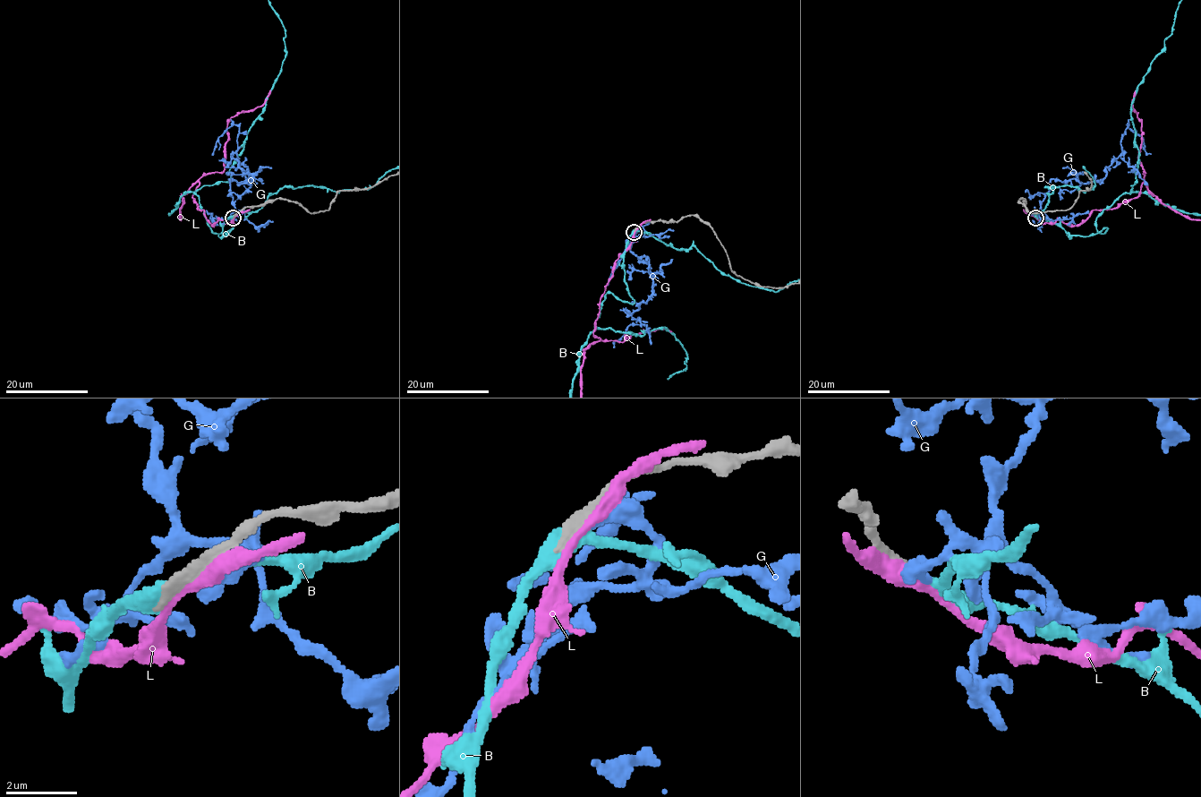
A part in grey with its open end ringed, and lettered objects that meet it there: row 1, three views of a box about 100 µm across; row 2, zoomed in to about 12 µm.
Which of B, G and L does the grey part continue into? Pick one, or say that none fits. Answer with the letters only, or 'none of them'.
none of them

